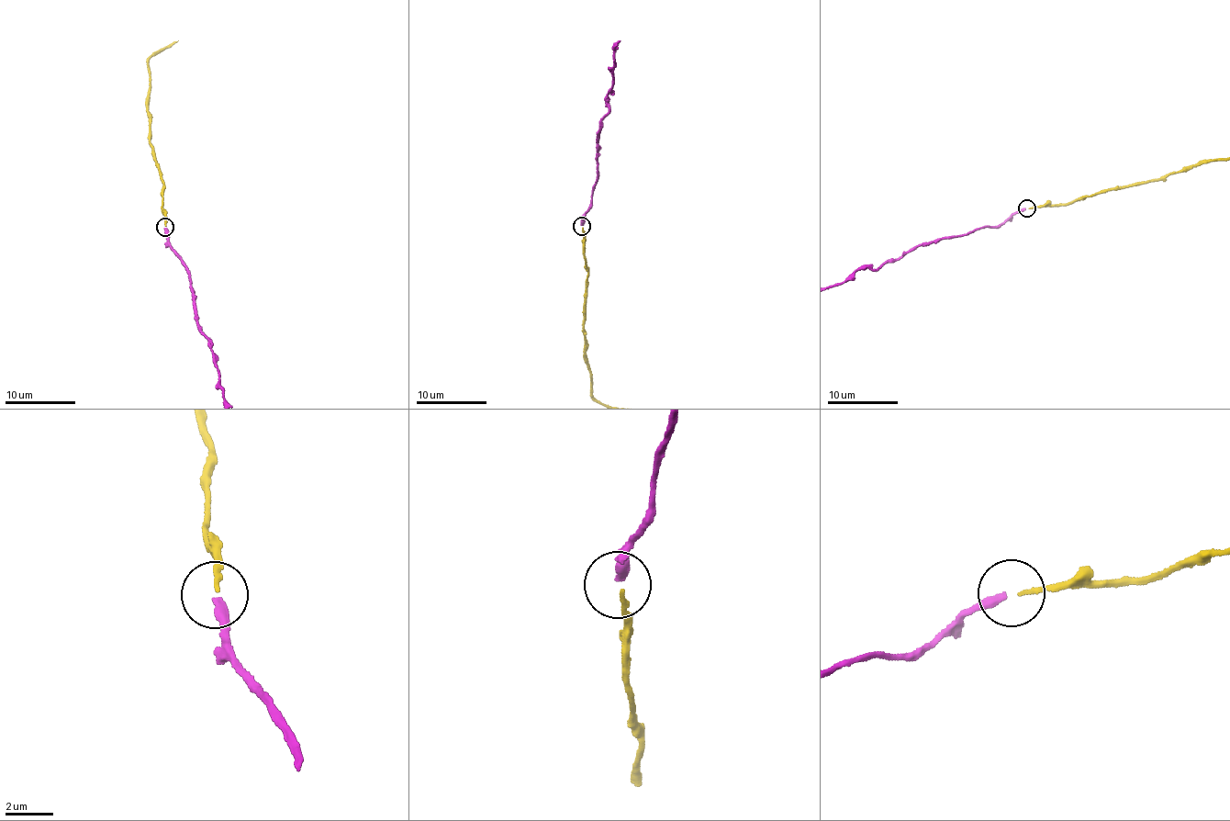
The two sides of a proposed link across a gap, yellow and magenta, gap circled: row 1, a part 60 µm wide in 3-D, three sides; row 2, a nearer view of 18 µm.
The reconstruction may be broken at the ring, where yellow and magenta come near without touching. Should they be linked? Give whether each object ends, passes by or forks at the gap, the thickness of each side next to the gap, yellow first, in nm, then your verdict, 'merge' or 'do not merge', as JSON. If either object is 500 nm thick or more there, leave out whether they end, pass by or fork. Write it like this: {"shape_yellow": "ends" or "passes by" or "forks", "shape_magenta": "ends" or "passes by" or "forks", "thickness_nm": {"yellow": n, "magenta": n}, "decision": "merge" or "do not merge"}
{"shape_yellow": "ends", "shape_magenta": "ends", "thickness_nm": {"yellow": 180, "magenta": 360}, "decision": "do not merge"}

